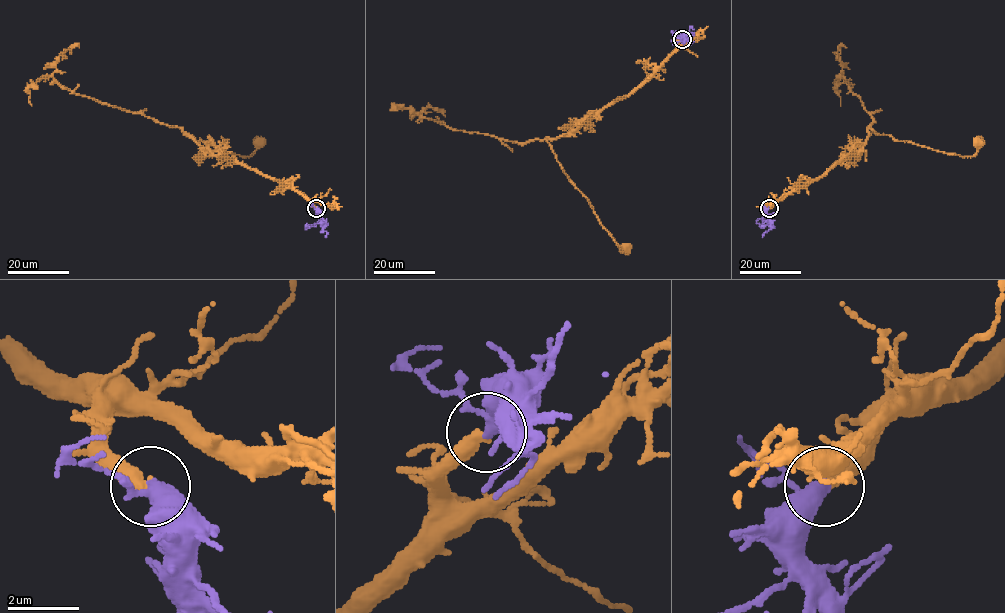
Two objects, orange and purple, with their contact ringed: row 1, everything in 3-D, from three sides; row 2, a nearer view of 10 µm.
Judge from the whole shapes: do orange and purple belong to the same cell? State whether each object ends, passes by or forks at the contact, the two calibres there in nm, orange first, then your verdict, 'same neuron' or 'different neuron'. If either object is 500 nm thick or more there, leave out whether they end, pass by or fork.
orange ends there; purple passes by; 400 nm thick on the orange side, 400 nm on the other; same neuron

